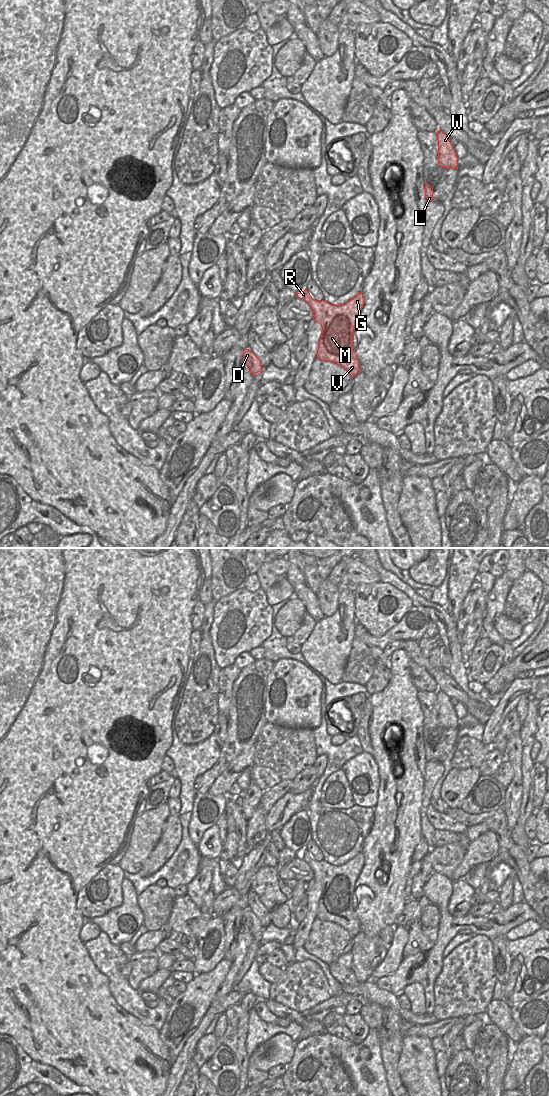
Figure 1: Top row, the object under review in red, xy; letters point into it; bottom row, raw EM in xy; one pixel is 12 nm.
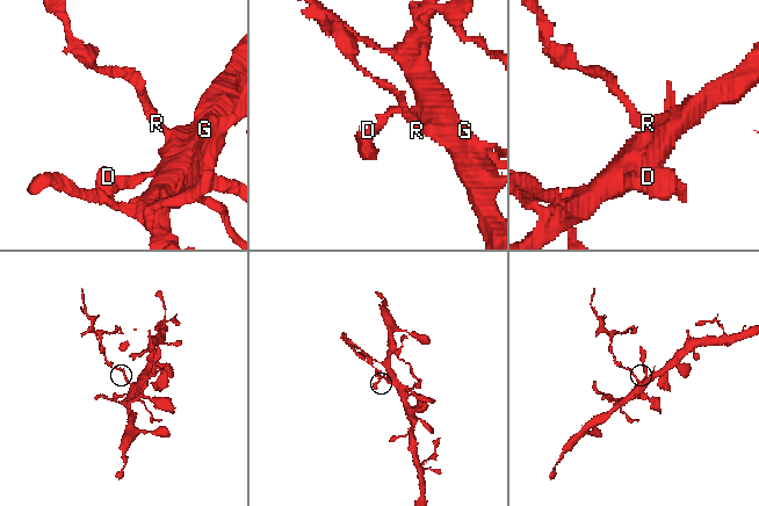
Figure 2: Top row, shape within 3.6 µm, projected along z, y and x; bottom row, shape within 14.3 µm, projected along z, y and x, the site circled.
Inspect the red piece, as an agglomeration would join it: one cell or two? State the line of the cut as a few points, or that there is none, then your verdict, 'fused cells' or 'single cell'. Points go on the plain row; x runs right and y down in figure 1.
xy (313, 859), (307, 862) | fused cells

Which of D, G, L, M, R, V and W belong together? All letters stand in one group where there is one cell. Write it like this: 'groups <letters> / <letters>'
groups D G L M V W / R

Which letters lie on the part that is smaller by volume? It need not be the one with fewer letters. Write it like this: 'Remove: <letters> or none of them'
Remove: R

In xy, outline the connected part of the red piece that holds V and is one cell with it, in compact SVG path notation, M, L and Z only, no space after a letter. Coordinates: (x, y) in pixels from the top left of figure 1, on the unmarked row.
M362 852L344 865L331 865L324 860L317 861L315 859L307 863L313 870L313 879L322 887L322 894L318 903L317 919L340 925L353 938L361 932L353 900L355 882L365 863Z

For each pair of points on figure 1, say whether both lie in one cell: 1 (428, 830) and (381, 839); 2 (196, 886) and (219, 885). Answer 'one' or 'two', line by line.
1: two
2: two

